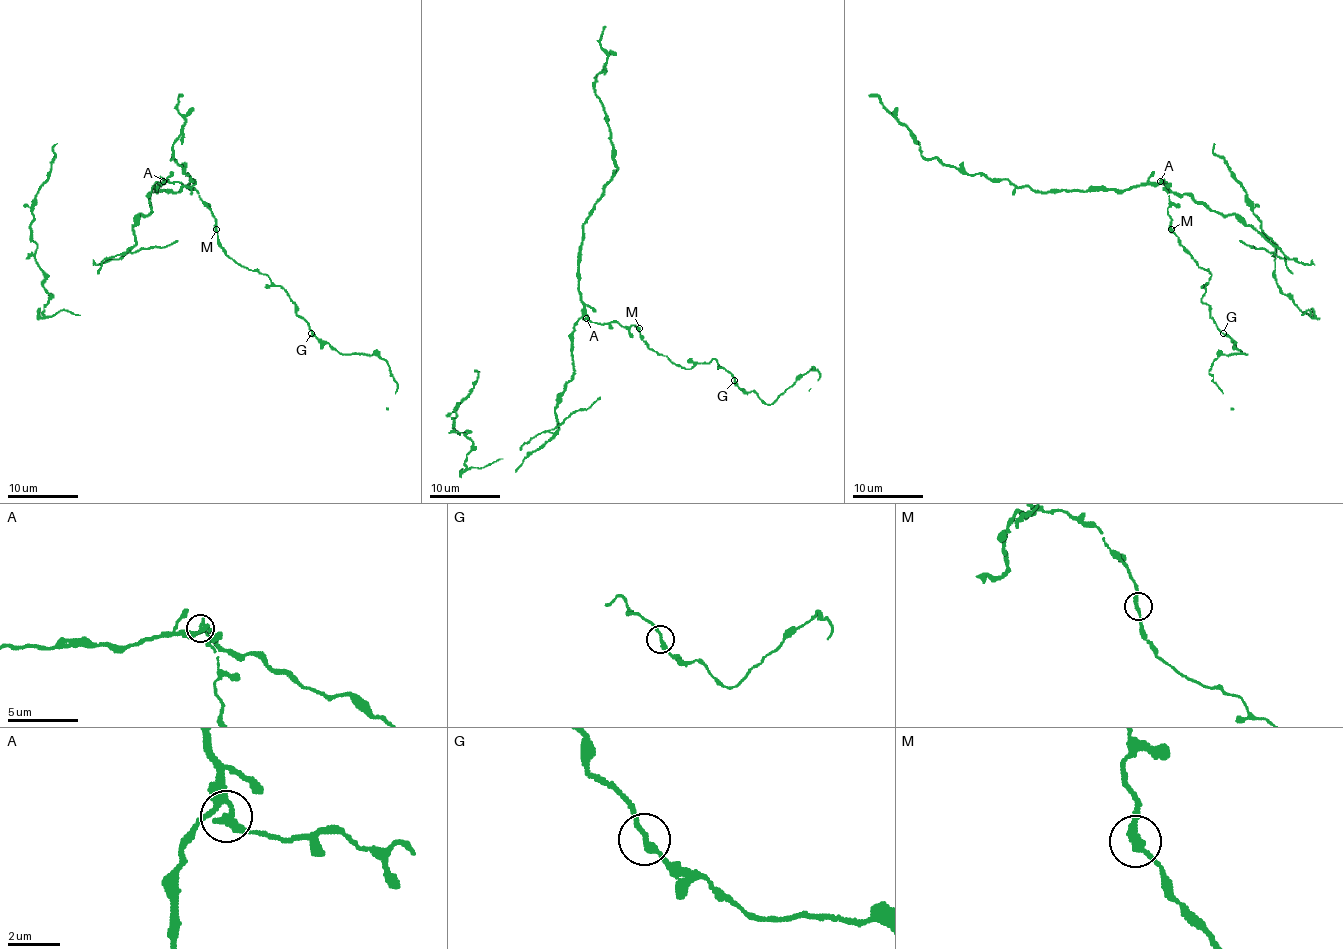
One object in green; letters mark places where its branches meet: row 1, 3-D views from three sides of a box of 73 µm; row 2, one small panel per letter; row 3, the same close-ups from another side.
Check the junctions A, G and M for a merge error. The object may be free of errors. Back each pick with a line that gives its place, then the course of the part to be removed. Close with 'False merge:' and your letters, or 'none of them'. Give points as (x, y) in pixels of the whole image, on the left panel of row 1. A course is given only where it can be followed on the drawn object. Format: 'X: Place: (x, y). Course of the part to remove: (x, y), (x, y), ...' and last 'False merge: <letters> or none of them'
A: Place: (163, 181)
False merge: A

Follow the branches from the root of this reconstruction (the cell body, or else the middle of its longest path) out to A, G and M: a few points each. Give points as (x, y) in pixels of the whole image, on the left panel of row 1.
A: (149, 198), (151, 189), (163, 181)
G: (149, 198), (151, 189), (163, 182), (193, 188), (214, 218), (218, 244), (239, 263), (279, 285), (311, 332)
M: (149, 198), (156, 184), (182, 182), (193, 188), (211, 211), (216, 230)

